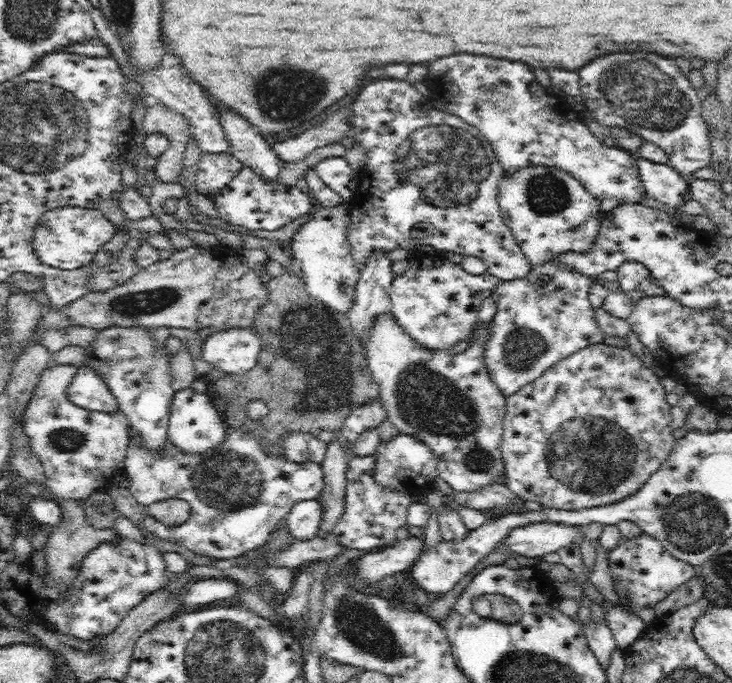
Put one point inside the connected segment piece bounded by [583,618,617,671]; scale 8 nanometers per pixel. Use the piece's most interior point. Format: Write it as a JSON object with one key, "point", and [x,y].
{"point":[600,640]}

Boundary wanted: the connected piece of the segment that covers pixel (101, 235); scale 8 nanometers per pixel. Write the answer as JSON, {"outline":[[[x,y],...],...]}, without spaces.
{"outline":[[[66,206],[52,209],[38,220],[34,234],[34,250],[46,265],[57,269],[74,270],[89,264],[97,250],[119,234],[119,230],[103,216],[102,208]]]}

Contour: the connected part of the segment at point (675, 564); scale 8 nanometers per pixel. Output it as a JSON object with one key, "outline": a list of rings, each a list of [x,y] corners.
{"outline":[[[644,532],[634,538],[622,537],[618,545],[610,551],[608,562],[615,590],[619,594],[627,594],[629,602],[635,604],[637,609],[653,608],[698,572],[694,565],[678,560],[660,541]]]}

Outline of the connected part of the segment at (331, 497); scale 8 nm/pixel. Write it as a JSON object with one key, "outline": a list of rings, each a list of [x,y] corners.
{"outline":[[[338,438],[327,443],[326,454],[321,462],[323,486],[319,503],[323,508],[319,537],[330,537],[330,532],[338,524],[340,516],[344,514],[344,498],[346,498],[346,471],[348,470],[349,456],[344,453]]]}

